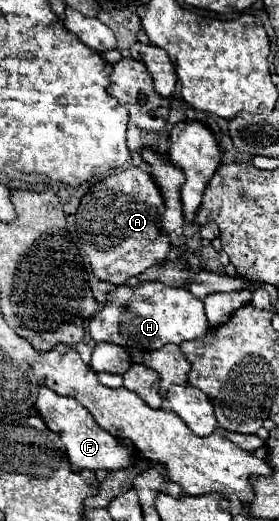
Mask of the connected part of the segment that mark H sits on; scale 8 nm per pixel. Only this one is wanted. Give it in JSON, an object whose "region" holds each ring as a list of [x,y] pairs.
{"region":[[[142,282],[136,286],[122,284],[108,294],[102,310],[98,310],[88,326],[96,342],[114,342],[120,346],[136,346],[156,350],[164,344],[182,344],[206,336],[210,324],[204,314],[204,302],[184,288],[170,288],[160,282]]]}

